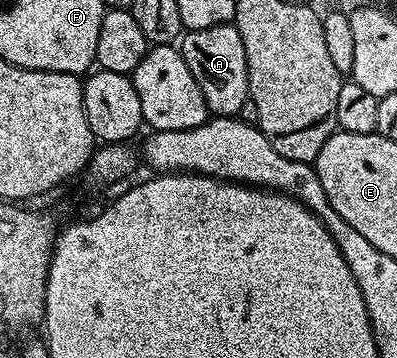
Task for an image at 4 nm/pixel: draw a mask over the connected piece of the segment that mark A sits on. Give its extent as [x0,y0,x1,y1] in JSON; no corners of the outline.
[181,23,249,117]

